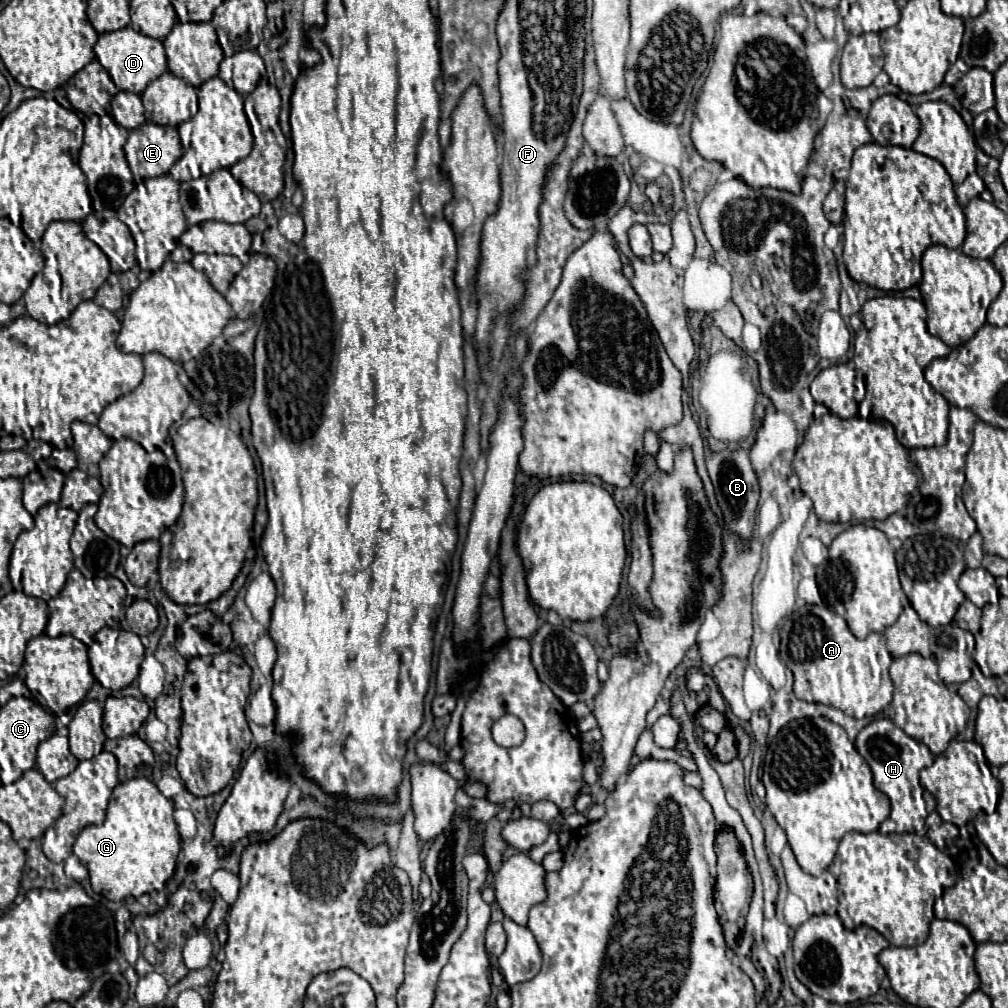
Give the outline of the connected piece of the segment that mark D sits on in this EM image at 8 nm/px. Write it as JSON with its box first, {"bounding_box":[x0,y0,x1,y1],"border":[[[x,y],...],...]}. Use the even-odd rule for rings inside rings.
{"bounding_box":[94,27,168,95],"border":[[[132,27],[100,35],[98,43],[94,47],[94,53],[96,53],[96,59],[100,61],[100,65],[110,73],[112,81],[116,83],[116,87],[120,91],[130,91],[130,93],[140,95],[150,81],[154,81],[156,77],[160,77],[162,73],[168,71],[162,41],[146,37],[138,31],[134,31]]]}

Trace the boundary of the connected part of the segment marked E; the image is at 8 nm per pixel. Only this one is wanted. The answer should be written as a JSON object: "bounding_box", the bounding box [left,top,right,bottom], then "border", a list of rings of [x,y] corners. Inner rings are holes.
{"bounding_box":[124,121,182,179],"border":[[[152,121],[142,125],[142,129],[130,131],[124,151],[136,179],[166,175],[182,157],[178,129],[154,125]]]}

